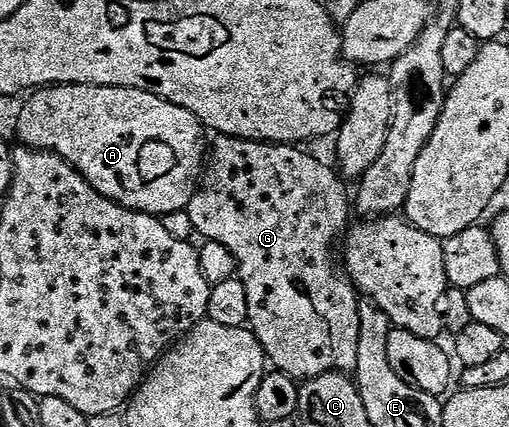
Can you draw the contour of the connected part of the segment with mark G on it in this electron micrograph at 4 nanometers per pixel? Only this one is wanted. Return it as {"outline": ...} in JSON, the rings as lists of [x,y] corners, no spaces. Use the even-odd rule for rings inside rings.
{"outline":[[[223,135],[217,136],[215,139],[217,141],[213,145],[211,142],[210,145],[211,157],[206,165],[202,184],[197,188],[196,194],[192,196],[192,202],[188,204],[187,211],[190,219],[194,219],[194,227],[201,238],[214,243],[222,243],[236,257],[238,276],[244,282],[246,295],[250,299],[248,325],[253,335],[259,339],[264,348],[267,360],[279,372],[297,379],[321,377],[323,373],[351,374],[358,363],[358,311],[360,310],[361,298],[358,296],[356,286],[352,284],[337,257],[338,242],[350,225],[350,220],[348,221],[350,193],[344,190],[343,183],[345,184],[345,182],[342,180],[341,174],[333,166],[332,170],[330,166],[323,165],[318,158],[303,153],[303,148],[295,145],[271,145],[268,141],[247,141],[241,137],[226,137]]]}

